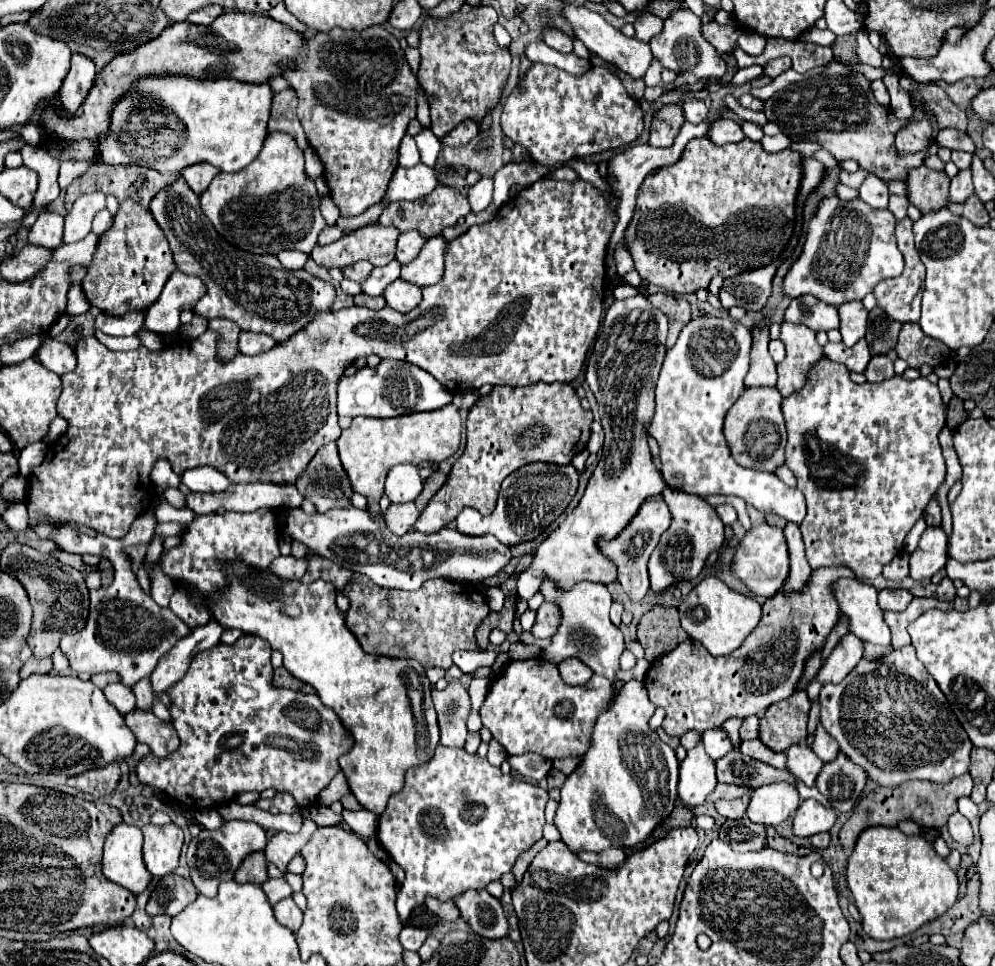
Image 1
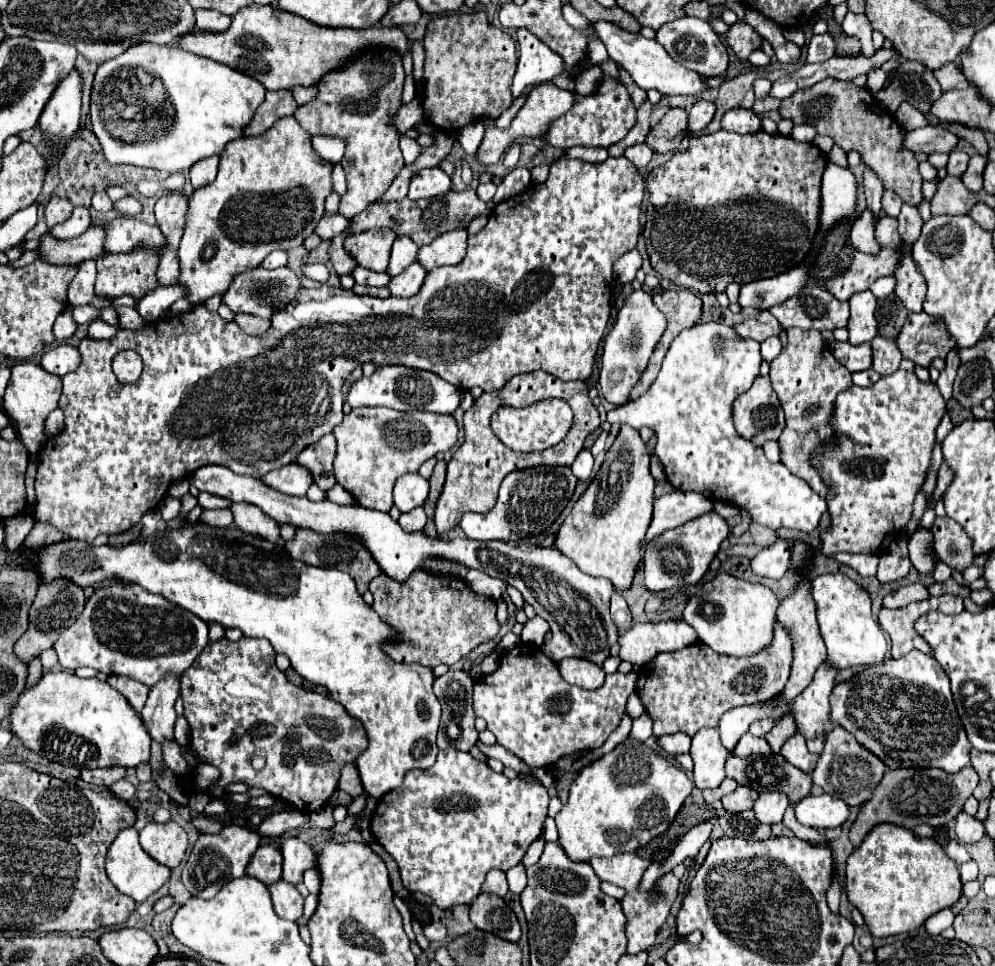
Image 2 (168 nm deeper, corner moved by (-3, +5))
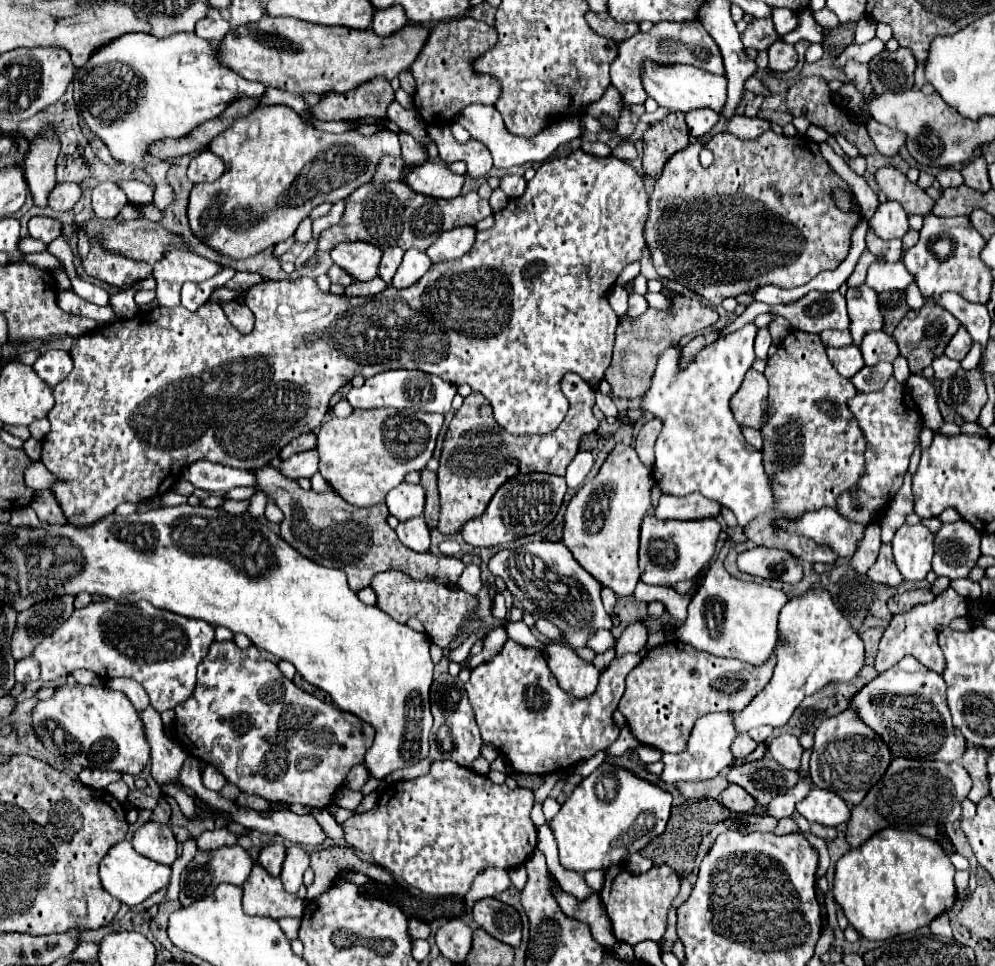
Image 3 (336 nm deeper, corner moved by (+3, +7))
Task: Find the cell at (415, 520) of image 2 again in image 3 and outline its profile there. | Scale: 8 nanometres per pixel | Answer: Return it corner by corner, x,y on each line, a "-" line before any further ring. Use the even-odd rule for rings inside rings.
423,516
419,518
411,518
407,522
399,522
397,526
397,538
401,540
403,546
411,548
413,552
429,552
429,546
431,546
431,532
423,520

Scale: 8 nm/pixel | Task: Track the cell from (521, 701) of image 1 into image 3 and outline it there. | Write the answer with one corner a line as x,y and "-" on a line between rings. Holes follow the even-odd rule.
507,640
497,656
471,670
465,688
483,742
495,746
515,772
543,776
593,758
619,738
613,712
625,692
627,674
639,662
639,654
615,656
601,672
595,694
589,698
573,698
559,688
539,648
525,648

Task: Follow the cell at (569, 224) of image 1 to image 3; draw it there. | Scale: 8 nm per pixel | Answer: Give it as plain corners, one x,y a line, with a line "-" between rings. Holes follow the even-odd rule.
575,150
569,156
553,158
545,162
535,178
527,184
527,190
519,198
511,198
505,210
493,214
495,226
485,232
477,232
477,242
473,248
449,262
433,264
429,272
417,280
413,286
405,290
397,288
385,288
377,296
333,296
331,292
321,292
311,278
295,278
295,280
269,280
255,284
245,294
247,308
255,314
255,326
249,334
237,332
237,328
231,326
227,316
223,314
221,306
215,302
203,304
197,312
189,312
183,306
177,308
155,308
153,312
139,312
135,318
127,320
115,320
113,324
97,326
93,332
87,332
85,336
79,336
73,340
71,346
71,358
75,368
71,374
53,388
55,406
49,412
51,432
43,438
43,454
41,462
45,468
57,476
61,482
55,484
51,490
55,492
67,522
77,526
87,526
97,522
99,518
113,512
121,502
143,502
151,496
161,496
173,488
177,478
181,478
181,472
187,464
193,464
197,460
209,460
241,470
255,470
265,464
271,464
273,458
277,458
279,450
289,444
293,438
313,432
321,426
331,396
343,388
347,382
351,382
353,376
361,374
363,378
371,378
385,370
399,370
399,368
413,368
427,374
435,374
443,378
445,382
451,382
455,386
469,384
473,390
481,392
487,400
491,400
495,420
499,426
503,426
507,432
519,436
519,434
549,434
553,432
565,418
569,402
561,392
561,378
567,372
577,372
583,380
603,380
603,374
607,366
611,364
611,352
615,342
615,328
619,324
617,314
609,306
609,292
615,286
617,276
623,272
623,268
631,262
641,260
641,252
647,246
645,244
645,222
649,214
647,206
649,194
645,192
643,178
637,174
637,170
625,162
617,160
617,156
593,156
583,150

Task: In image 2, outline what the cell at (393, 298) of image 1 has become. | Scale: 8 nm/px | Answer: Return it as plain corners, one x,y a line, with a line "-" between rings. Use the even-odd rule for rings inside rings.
413,262
409,268
405,268
399,276
391,278
389,282
389,290
391,290
391,296
399,296
399,298
411,298
419,292
419,288
423,286
423,280
425,280
425,270
421,264

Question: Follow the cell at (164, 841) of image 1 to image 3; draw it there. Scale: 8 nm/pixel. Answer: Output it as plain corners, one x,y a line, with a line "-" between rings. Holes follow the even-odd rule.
145,822
131,840
133,848
159,864
171,866
177,858
177,840
167,824

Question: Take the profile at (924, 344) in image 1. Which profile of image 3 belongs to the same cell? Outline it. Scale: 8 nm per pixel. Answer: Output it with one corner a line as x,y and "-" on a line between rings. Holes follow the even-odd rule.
925,302
921,310
909,310
907,312
907,316
895,328
893,338
899,344
901,356
907,358
911,372
921,374
923,368
931,366
931,362
945,352
945,344
949,344
949,340
955,336
959,326
961,326
961,322
953,314
949,314
947,310
943,310
937,304

